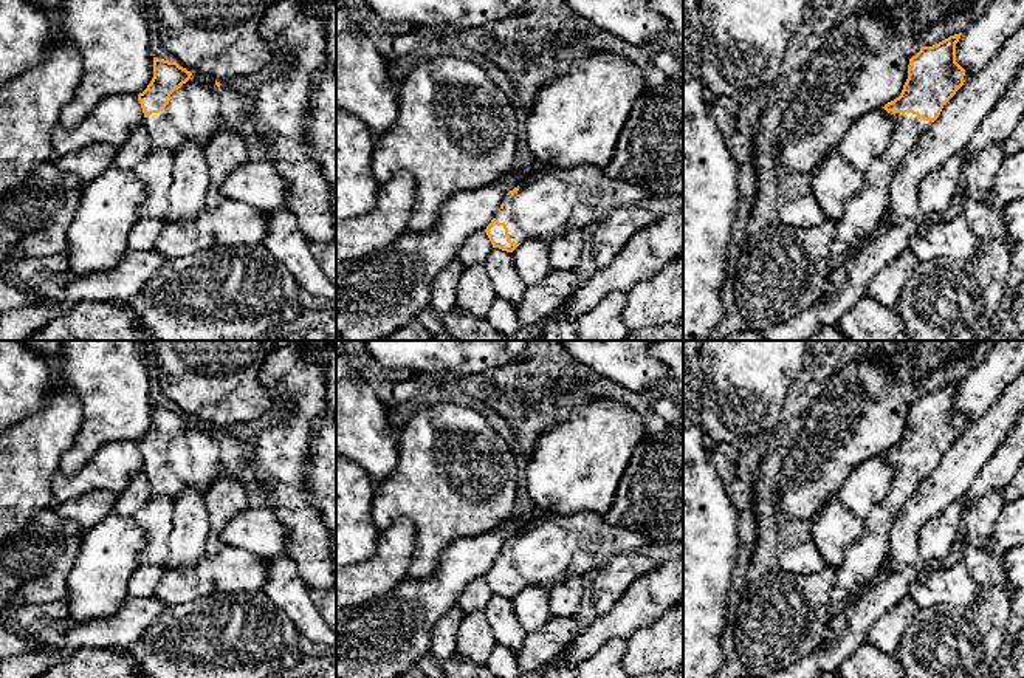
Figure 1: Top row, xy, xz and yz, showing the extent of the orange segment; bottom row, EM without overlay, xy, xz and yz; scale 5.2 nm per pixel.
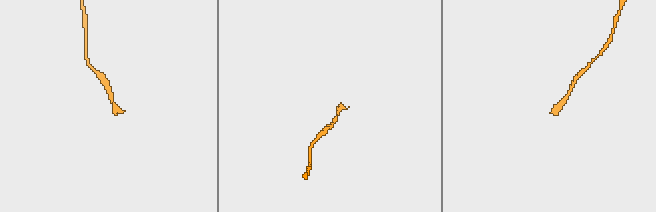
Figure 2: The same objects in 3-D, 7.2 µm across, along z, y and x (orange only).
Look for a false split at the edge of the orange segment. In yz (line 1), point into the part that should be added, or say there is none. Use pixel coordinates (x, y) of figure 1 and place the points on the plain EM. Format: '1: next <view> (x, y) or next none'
1: next yz (863, 559)

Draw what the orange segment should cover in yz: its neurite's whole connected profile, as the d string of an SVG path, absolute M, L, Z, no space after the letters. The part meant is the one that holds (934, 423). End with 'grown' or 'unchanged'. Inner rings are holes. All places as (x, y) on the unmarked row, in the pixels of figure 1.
M962 379L933 393L922 393L909 406L908 426L900 443L883 454L894 466L891 491L869 511L861 534L835 570L829 599L830 619L874 580L888 556L895 514L964 432L965 416L956 409L956 390L960 382Z; grown

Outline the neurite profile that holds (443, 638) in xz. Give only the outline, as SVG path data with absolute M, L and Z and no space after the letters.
M455 604L445 616L434 625L431 632L429 655L437 659L448 659L455 655L459 628L465 613Z

